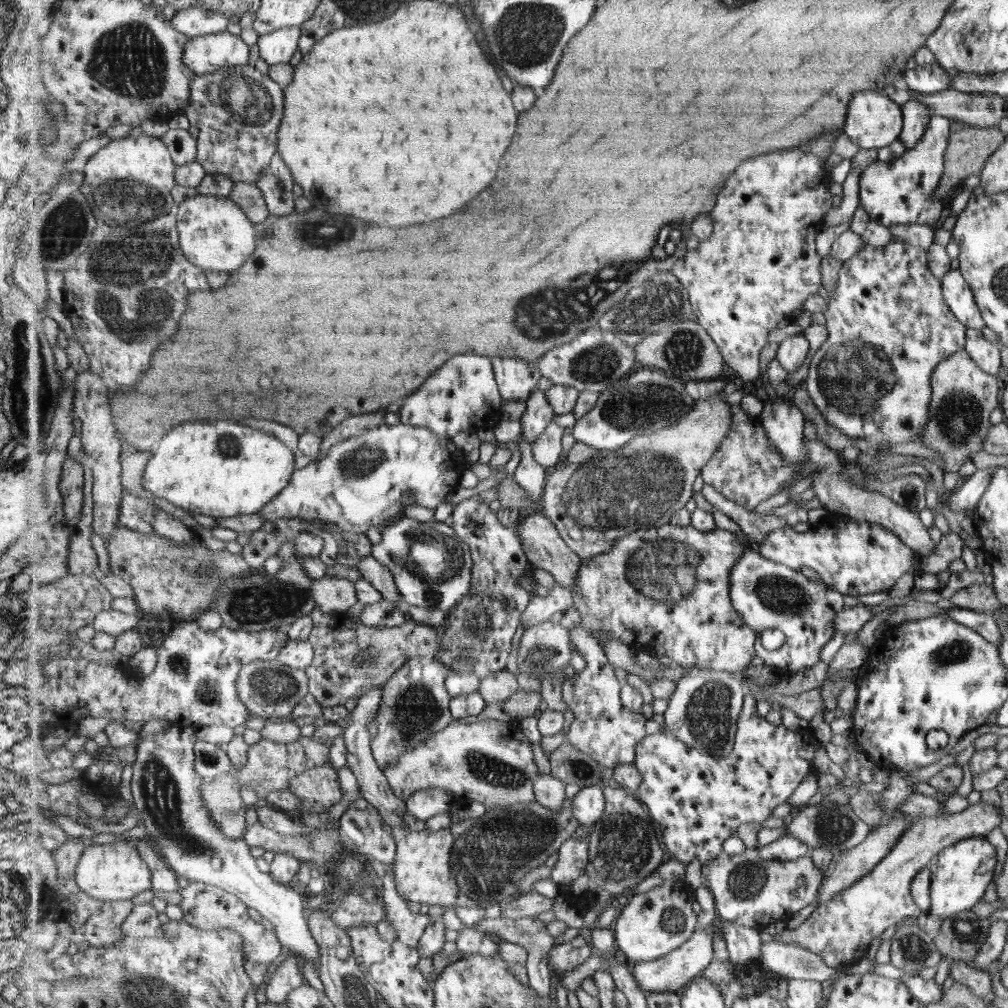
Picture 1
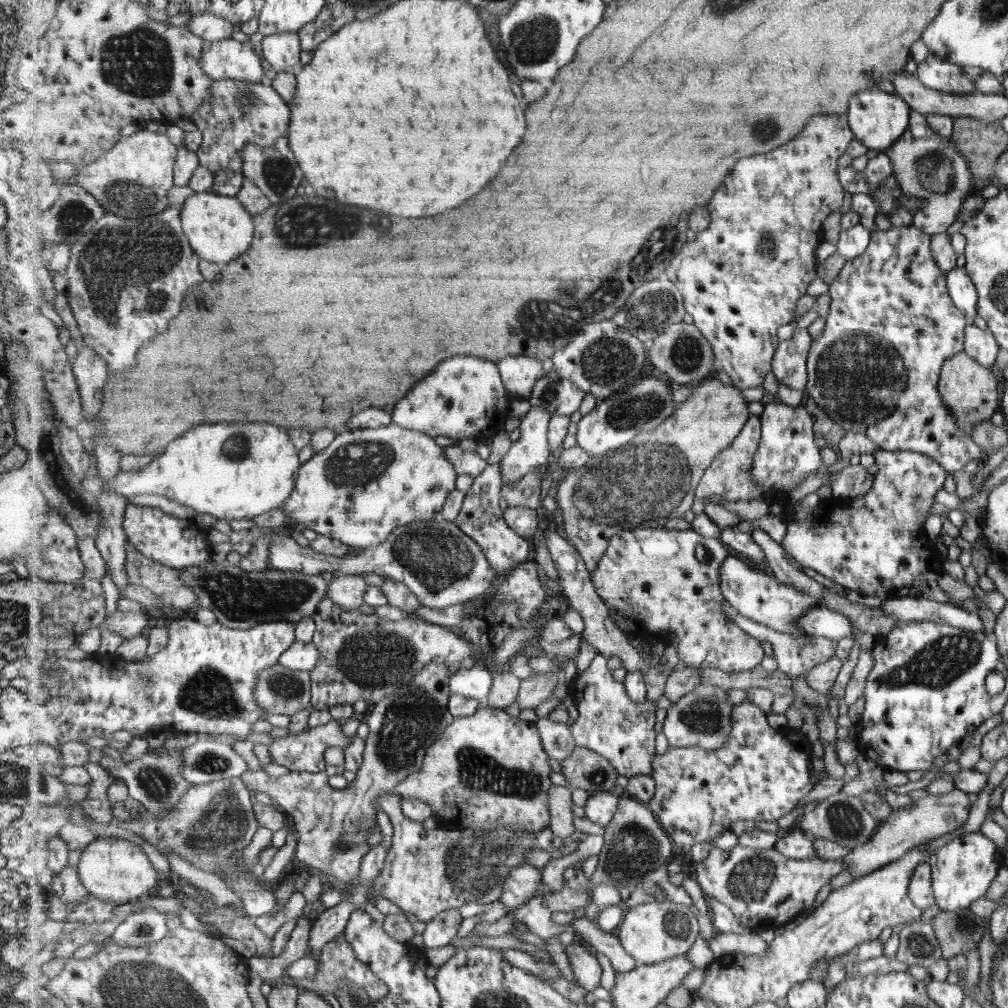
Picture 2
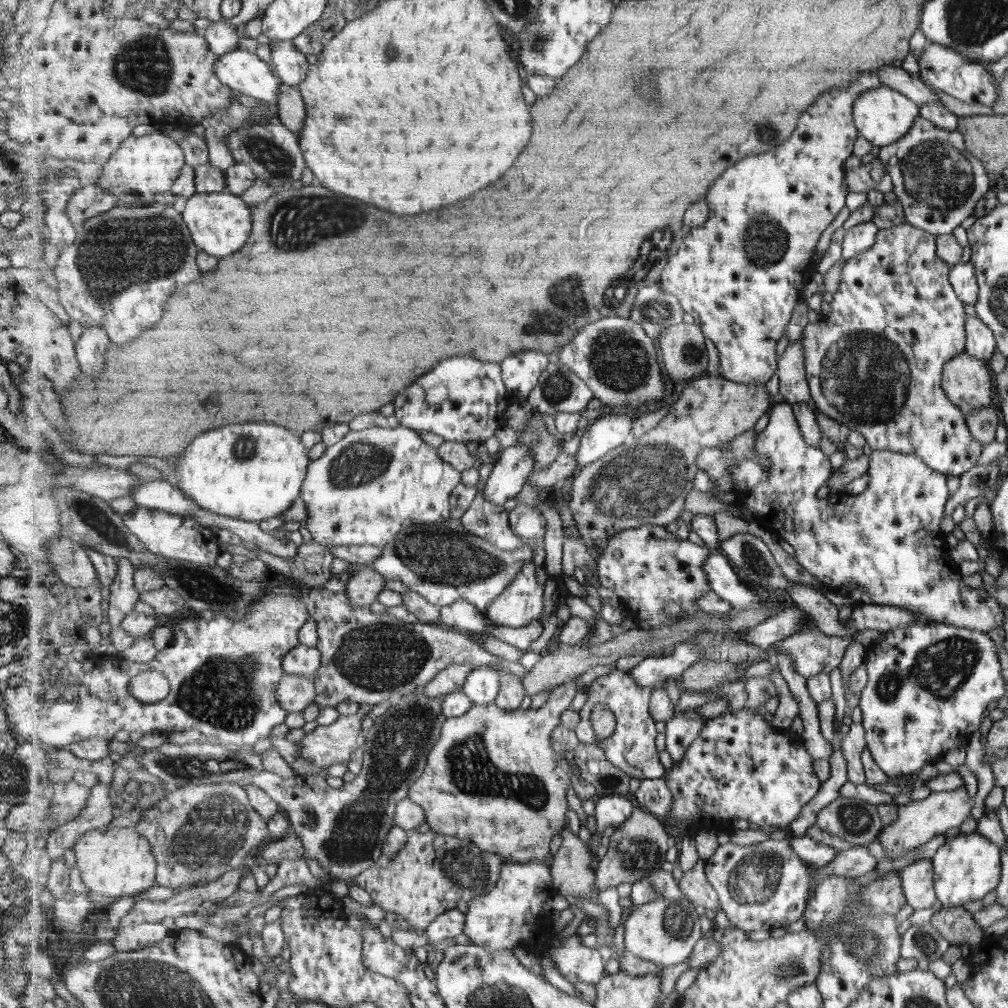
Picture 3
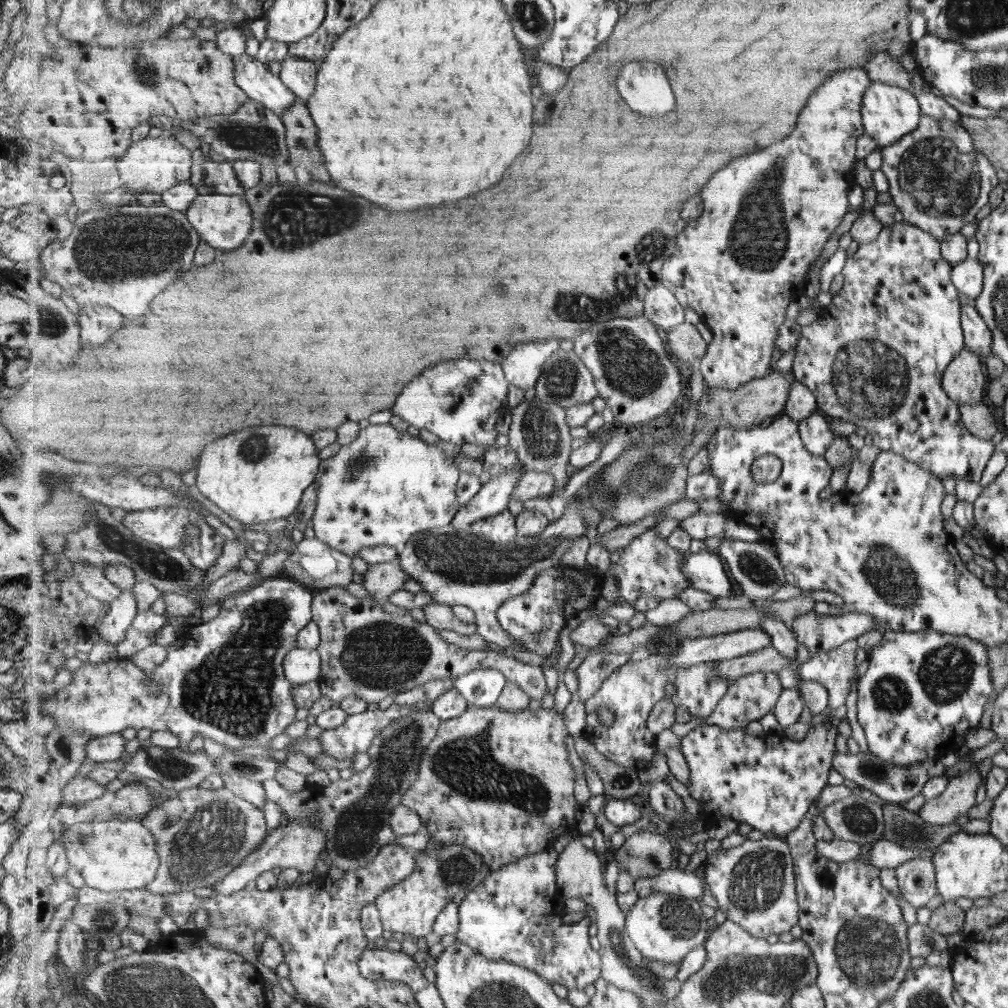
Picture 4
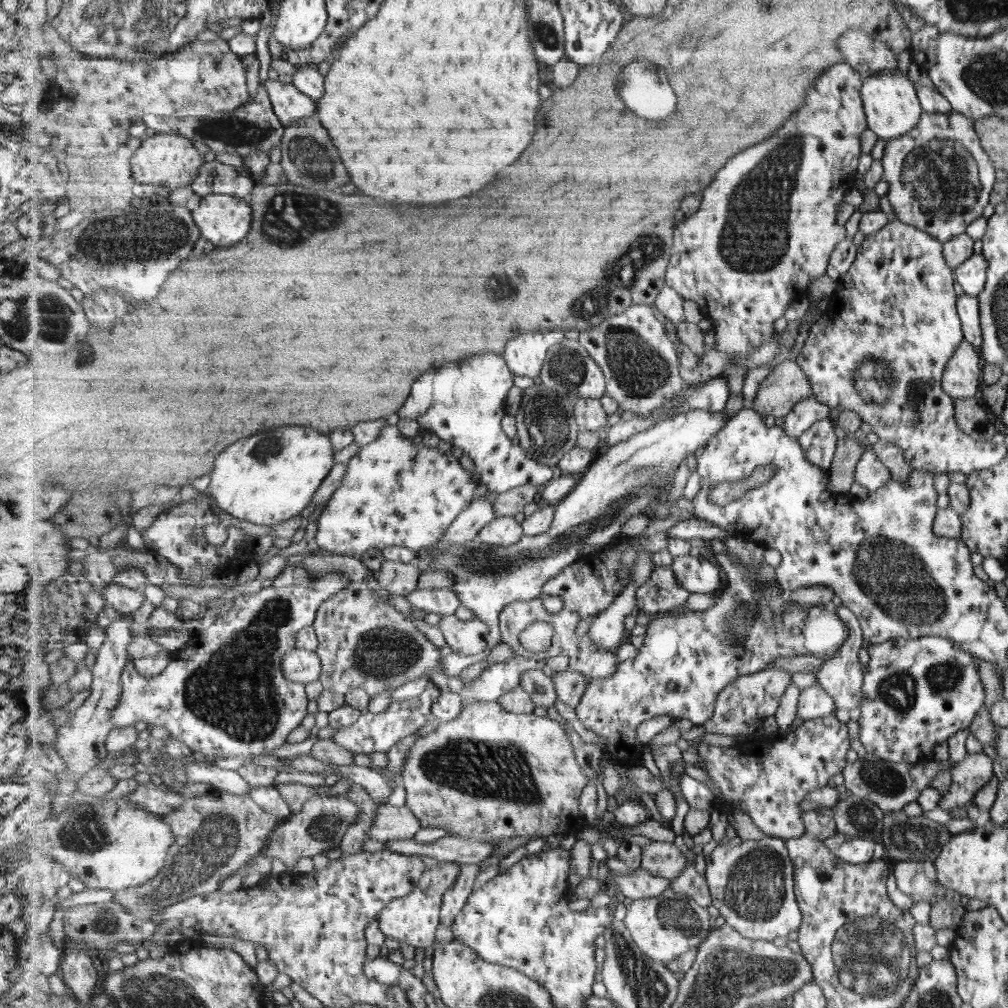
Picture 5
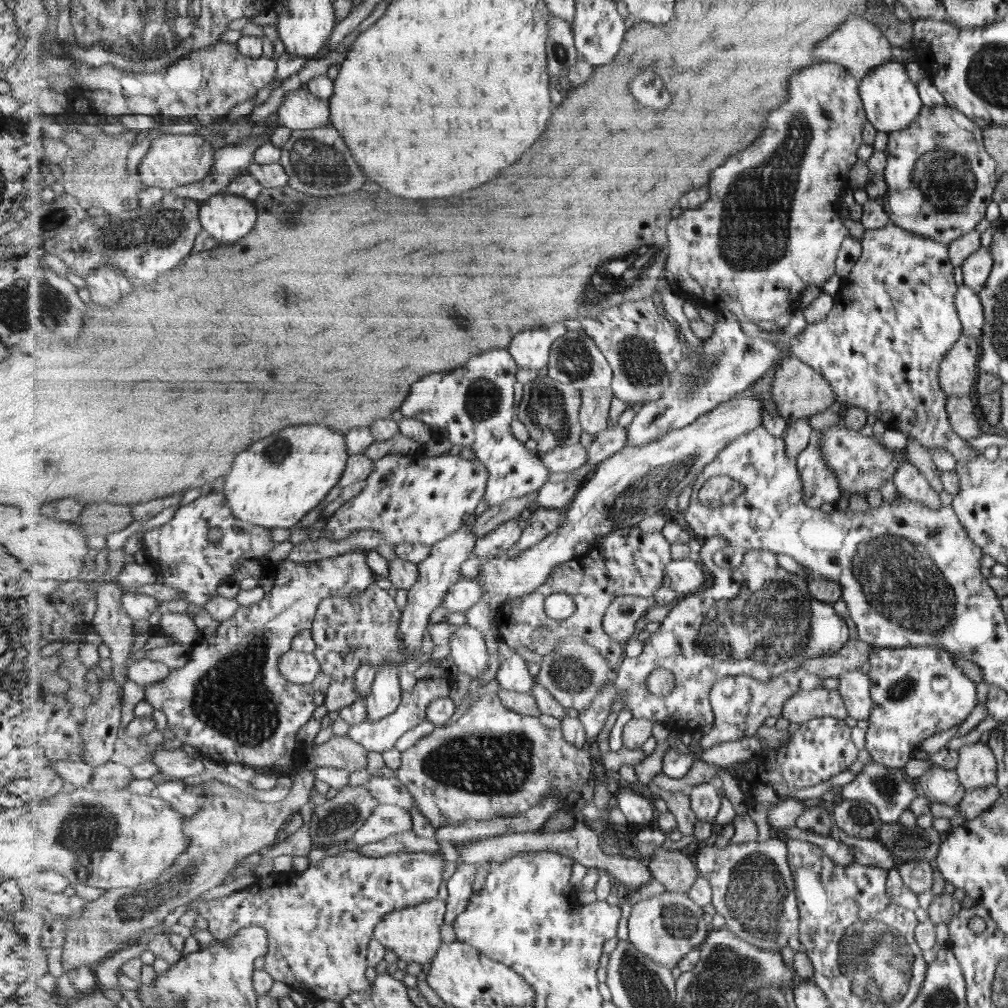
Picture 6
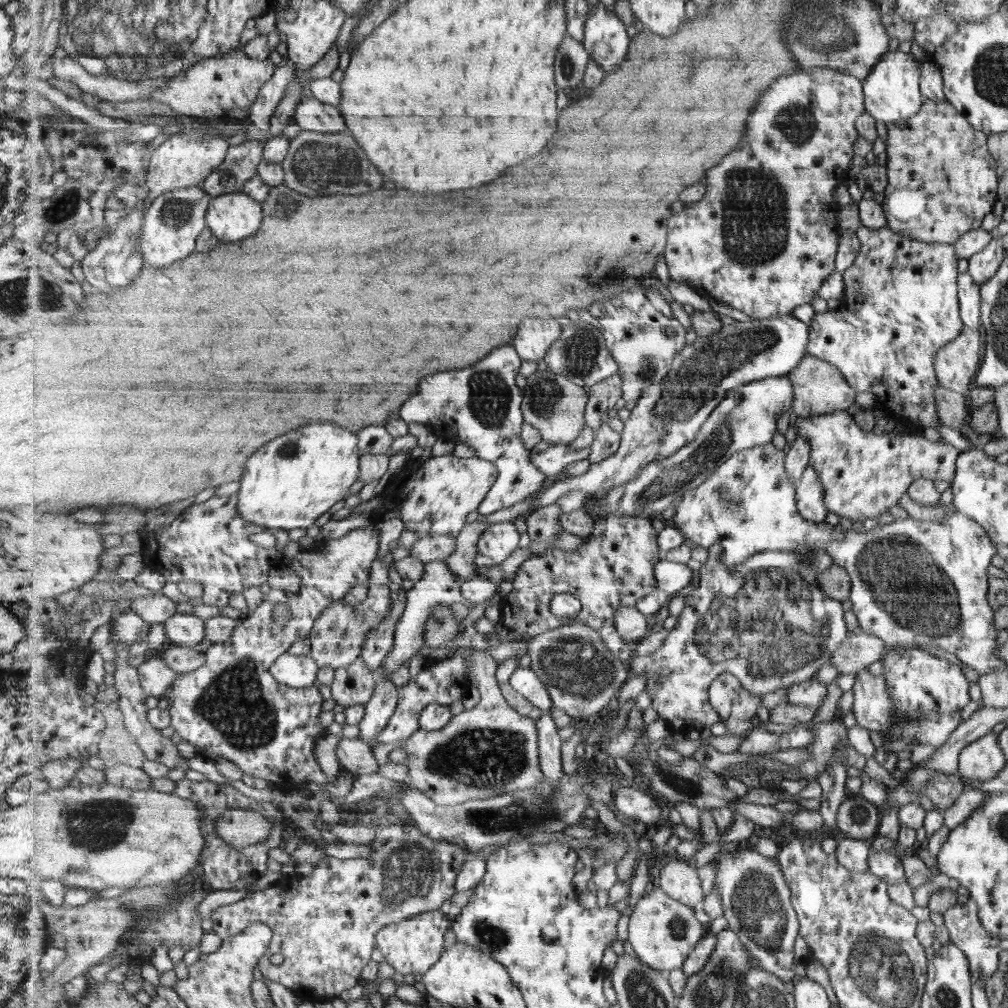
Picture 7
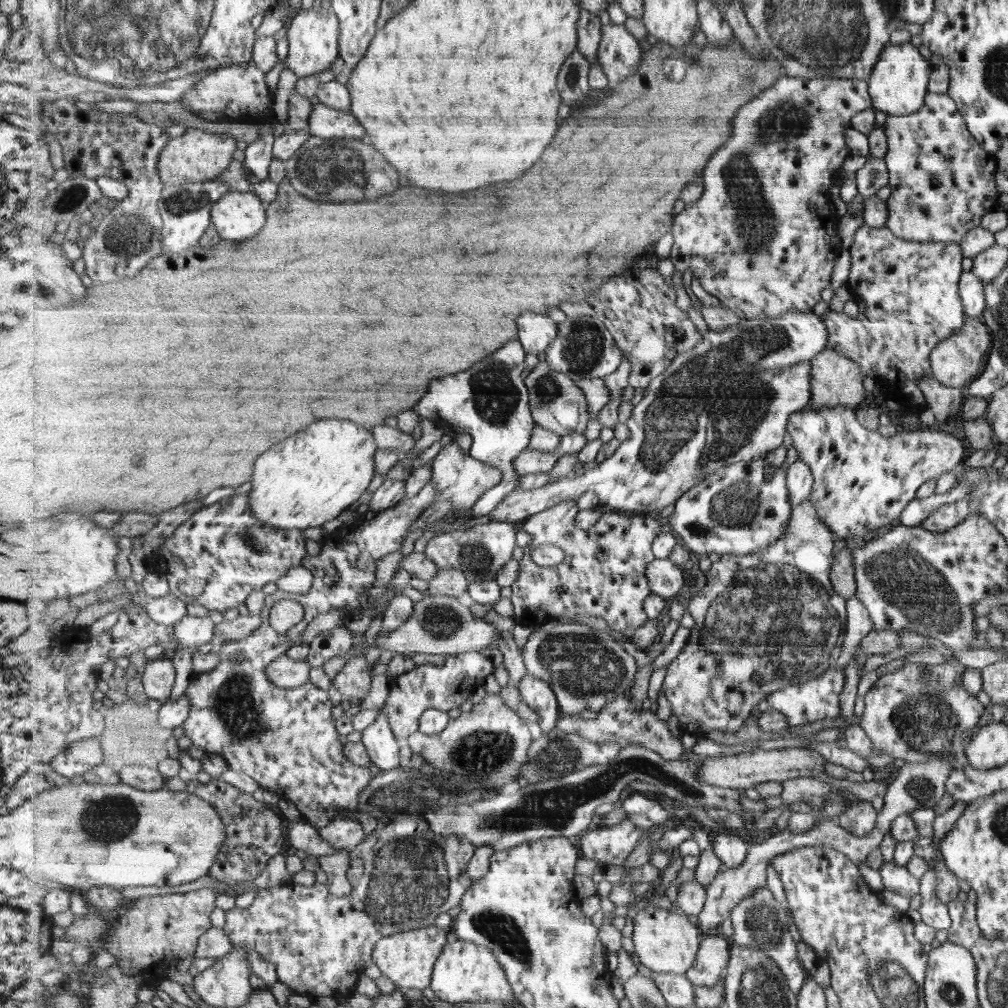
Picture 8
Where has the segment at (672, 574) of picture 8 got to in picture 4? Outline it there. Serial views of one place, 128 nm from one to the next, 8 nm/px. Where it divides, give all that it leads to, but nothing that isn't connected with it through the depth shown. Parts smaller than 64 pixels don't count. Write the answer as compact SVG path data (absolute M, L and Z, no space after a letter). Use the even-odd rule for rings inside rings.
M711 551L687 553L684 572L693 588L717 597L731 597L733 584L727 578L725 562Z

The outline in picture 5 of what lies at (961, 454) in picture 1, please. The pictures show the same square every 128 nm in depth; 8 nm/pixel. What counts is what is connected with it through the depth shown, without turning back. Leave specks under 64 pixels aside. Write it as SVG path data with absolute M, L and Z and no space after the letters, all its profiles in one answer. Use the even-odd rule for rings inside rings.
M960 343L949 358L940 378L940 387L954 398L969 398L979 386L979 356L973 345Z

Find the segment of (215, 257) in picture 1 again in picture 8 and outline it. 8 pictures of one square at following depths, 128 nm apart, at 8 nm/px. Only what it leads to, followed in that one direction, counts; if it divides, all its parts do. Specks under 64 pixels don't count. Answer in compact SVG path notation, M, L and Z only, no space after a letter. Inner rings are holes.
M253 190L231 191L212 209L212 223L221 239L244 241L257 236L267 224L268 210Z

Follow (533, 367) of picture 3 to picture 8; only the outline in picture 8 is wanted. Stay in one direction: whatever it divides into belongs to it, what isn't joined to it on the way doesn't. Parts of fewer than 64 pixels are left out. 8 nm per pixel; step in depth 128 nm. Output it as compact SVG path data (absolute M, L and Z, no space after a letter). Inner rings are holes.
M527 312L519 320L518 338L528 353L541 354L558 337L560 325L543 314Z

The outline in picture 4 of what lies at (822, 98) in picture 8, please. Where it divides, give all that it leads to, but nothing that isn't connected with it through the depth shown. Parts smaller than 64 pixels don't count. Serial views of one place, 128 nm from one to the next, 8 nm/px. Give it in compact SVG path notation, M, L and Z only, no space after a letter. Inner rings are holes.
M864 67L841 69L841 72L835 72L809 99L804 110L800 112L795 130L789 136L781 142L777 142L777 144L771 144L763 152L753 152L749 156L741 156L741 158L733 160L733 164L729 164L725 170L721 170L721 172L717 172L717 176L713 176L713 180L707 184L705 192L701 194L705 202L704 214L688 223L687 227L682 230L681 235L678 236L677 251L665 261L662 280L665 282L663 285L676 295L681 305L697 311L703 322L711 330L713 339L708 344L707 355L698 362L705 384L709 384L713 388L737 390L741 385L763 378L773 372L774 362L771 361L771 358L773 358L773 352L775 352L774 344L777 336L779 336L779 326L785 322L787 306L793 302L793 296L799 298L799 288L807 286L807 276L809 276L811 264L821 256L825 244L837 232L837 228L841 226L845 214L849 212L847 191L854 183L855 160L859 160L857 150L860 136L866 133L863 115L864 96L868 88L872 86L872 82L872 77L869 76L869 72Z

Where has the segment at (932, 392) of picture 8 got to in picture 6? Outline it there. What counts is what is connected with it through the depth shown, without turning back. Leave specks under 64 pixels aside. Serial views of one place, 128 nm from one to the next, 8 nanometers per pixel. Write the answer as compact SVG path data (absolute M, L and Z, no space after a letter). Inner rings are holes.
M949 397L945 403L948 421L957 436L969 439L980 435L979 425L984 425L977 411L975 400L970 397Z

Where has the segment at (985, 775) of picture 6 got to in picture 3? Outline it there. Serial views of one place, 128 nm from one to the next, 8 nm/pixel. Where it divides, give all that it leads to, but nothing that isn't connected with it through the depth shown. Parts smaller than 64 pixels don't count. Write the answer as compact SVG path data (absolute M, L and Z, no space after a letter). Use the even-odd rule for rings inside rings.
M967 787L955 790L929 792L919 800L910 800L904 805L897 805L897 818L893 824L881 828L877 839L883 854L889 859L900 857L937 835L950 835L957 831L959 824L969 816L972 800L965 791Z

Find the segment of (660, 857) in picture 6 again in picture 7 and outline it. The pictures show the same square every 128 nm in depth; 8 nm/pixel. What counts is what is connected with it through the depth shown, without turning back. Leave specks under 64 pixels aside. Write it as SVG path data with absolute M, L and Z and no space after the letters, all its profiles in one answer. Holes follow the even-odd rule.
M675 859L660 869L660 887L669 895L691 909L706 899L698 869L687 861Z

